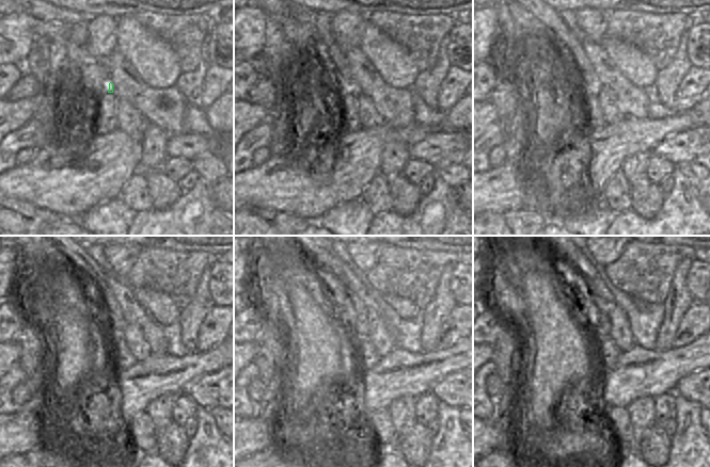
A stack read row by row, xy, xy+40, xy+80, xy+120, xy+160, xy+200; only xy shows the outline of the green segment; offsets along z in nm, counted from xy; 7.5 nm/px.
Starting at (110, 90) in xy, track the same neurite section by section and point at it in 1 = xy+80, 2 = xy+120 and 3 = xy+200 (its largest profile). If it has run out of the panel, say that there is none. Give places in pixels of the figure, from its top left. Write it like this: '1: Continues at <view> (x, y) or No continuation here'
1: Continues at xy+80 (590, 85)
2: Continues at xy+120 (117, 324)
3: Continues at xy+200 (602, 323).

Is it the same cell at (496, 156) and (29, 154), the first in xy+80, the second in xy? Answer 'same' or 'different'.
same

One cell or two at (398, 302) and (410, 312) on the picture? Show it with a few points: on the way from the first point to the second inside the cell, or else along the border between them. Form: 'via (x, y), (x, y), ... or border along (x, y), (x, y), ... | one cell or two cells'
via (401, 305), (407, 309) | one cell

